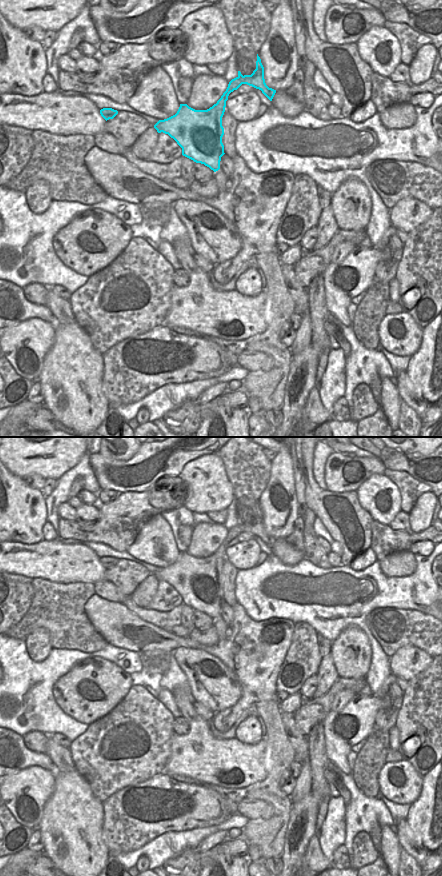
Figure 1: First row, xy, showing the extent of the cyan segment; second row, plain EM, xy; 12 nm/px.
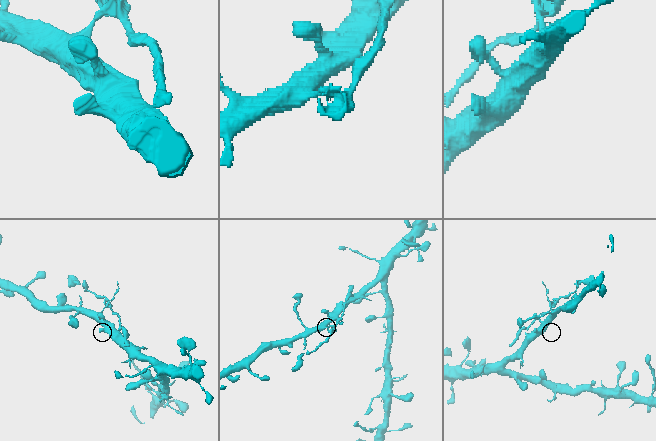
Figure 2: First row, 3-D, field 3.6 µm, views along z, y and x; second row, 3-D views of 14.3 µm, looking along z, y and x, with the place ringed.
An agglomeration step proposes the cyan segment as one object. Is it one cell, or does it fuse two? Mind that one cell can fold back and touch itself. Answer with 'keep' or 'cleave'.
cleave

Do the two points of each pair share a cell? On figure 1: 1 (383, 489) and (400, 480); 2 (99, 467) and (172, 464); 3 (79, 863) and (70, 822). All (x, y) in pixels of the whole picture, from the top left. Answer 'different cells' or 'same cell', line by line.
1: different cells
2: same cell
3: same cell

